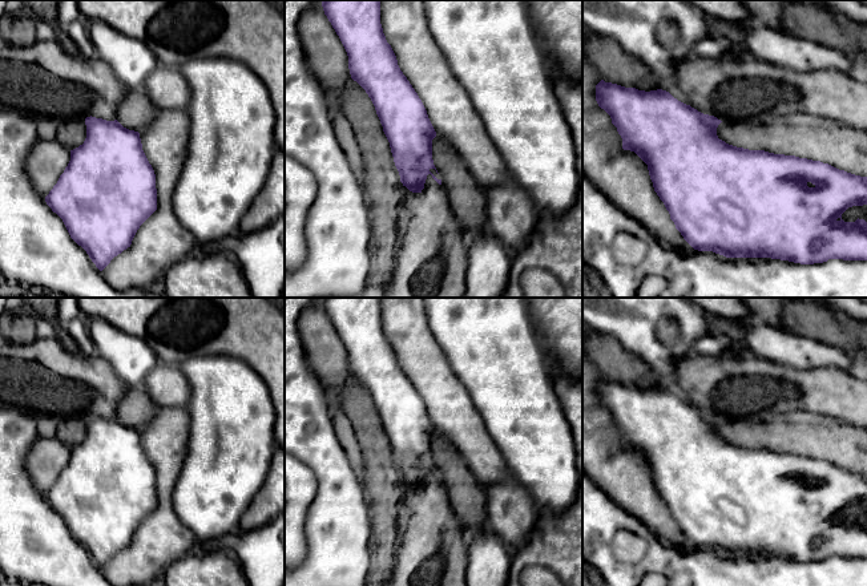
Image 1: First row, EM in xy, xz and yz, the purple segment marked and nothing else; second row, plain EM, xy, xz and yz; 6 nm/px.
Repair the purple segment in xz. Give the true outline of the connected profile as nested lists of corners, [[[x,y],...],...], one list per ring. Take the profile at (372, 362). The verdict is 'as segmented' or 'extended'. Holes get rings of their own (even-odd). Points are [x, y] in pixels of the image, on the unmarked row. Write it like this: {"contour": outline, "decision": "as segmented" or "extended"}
{"contour": [[[322,298],[322,304],[347,349],[351,376],[366,388],[375,404],[403,484],[412,490],[422,490],[428,472],[441,482],[441,477],[430,469],[436,468],[432,457],[436,429],[386,338],[380,322],[380,298]]], "decision": "as segmented"}

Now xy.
{"contour": [[[92,413],[85,416],[85,423],[84,441],[70,448],[70,458],[45,500],[62,517],[70,536],[102,569],[114,554],[130,545],[140,524],[157,508],[156,472],[142,448],[138,429],[124,425],[117,417],[106,419]]], "decision": "as segmented"}

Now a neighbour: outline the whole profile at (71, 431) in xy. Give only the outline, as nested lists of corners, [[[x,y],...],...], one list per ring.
[[[85,416],[55,420],[52,421],[51,433],[66,446],[73,448],[82,442],[86,436]]]

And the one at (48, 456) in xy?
[[[52,433],[39,437],[25,458],[25,470],[35,488],[45,496],[70,458],[70,448]]]

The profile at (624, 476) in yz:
[[[582,353],[582,472],[664,545],[681,551],[693,549],[654,489],[648,462],[634,449],[622,446],[610,413],[598,404],[596,383],[601,377]]]

